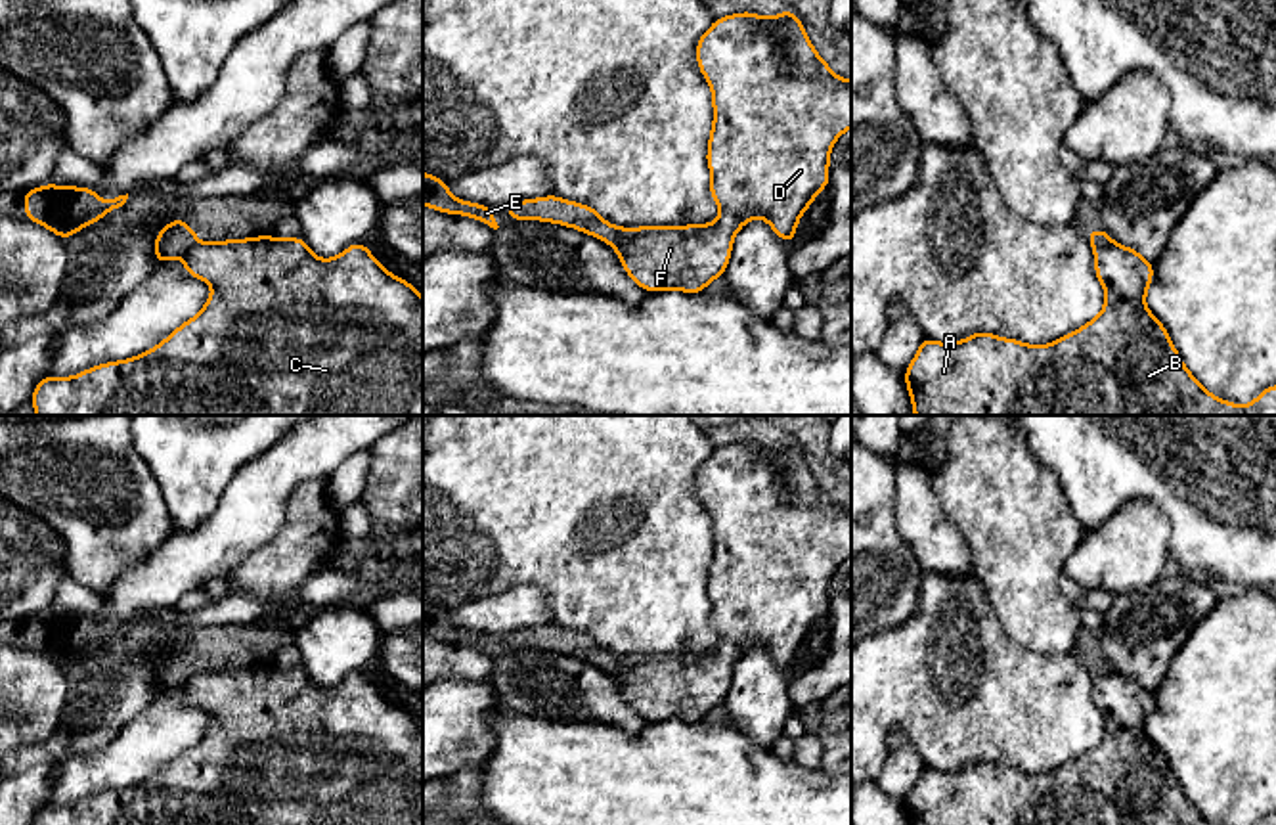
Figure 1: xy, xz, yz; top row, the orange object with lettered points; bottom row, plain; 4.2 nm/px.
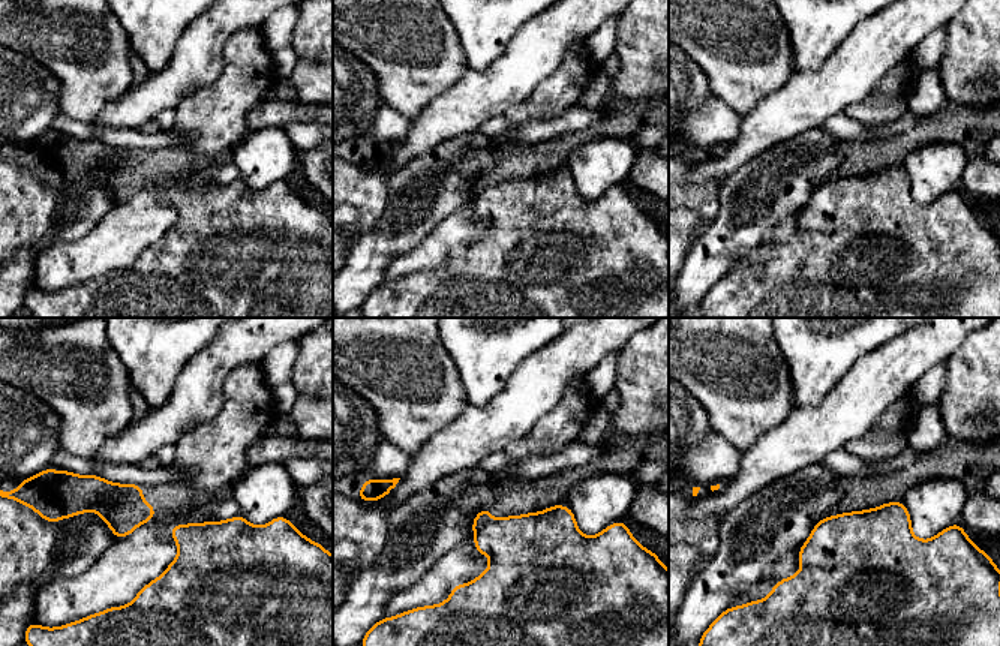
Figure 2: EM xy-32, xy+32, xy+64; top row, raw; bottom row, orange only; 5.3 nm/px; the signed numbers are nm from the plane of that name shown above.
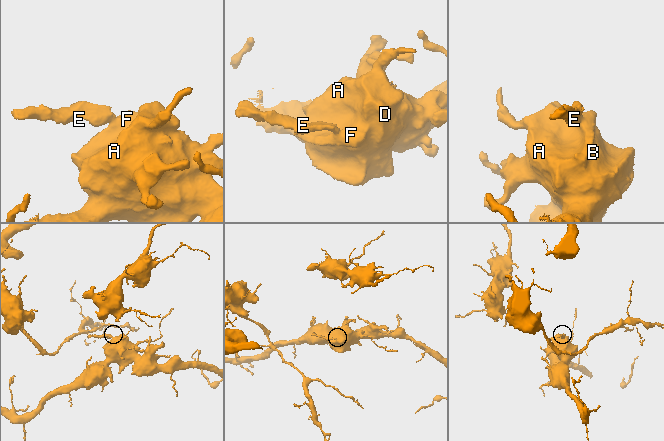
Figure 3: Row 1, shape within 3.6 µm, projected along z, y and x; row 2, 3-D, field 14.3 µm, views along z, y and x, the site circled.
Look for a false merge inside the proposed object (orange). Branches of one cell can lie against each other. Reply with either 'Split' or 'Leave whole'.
Split

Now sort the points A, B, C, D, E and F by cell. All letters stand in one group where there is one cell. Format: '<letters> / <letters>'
A B C D F / E

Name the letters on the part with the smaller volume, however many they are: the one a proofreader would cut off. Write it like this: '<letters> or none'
E

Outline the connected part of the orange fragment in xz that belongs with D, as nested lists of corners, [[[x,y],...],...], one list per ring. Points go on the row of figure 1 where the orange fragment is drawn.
[[[786,10],[775,17],[740,11],[714,19],[696,42],[696,65],[712,88],[714,124],[706,163],[712,174],[710,195],[721,209],[712,224],[622,228],[614,251],[627,276],[647,293],[679,289],[698,295],[721,278],[731,260],[737,232],[752,218],[763,218],[773,232],[796,245],[796,226],[821,190],[828,188],[828,163],[834,142],[851,128],[851,80],[832,73],[809,42],[802,19]]]

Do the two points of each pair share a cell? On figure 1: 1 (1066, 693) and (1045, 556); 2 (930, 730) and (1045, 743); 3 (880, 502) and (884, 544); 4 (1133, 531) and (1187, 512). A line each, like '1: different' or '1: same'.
1: different
2: same
3: same
4: different

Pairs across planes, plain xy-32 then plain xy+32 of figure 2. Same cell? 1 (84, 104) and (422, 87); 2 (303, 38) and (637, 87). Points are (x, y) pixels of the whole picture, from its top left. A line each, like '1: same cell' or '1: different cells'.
1: same cell
2: same cell

